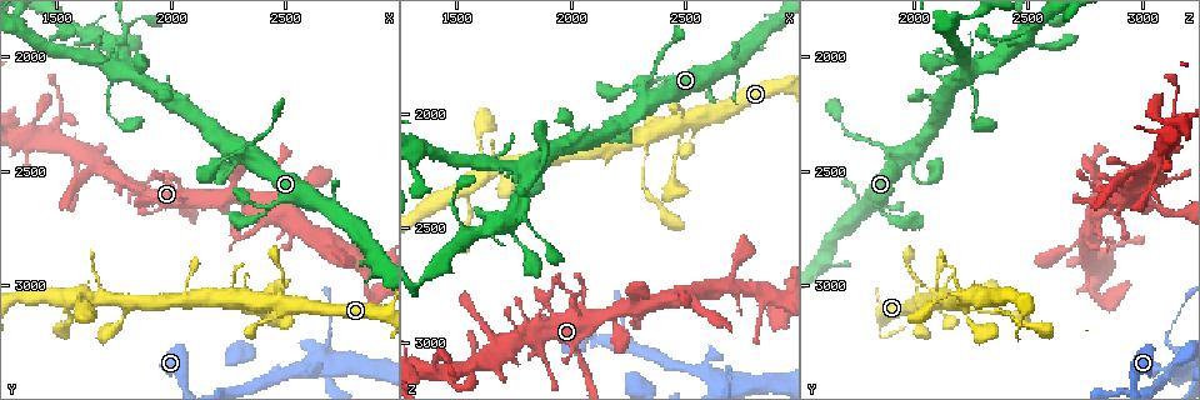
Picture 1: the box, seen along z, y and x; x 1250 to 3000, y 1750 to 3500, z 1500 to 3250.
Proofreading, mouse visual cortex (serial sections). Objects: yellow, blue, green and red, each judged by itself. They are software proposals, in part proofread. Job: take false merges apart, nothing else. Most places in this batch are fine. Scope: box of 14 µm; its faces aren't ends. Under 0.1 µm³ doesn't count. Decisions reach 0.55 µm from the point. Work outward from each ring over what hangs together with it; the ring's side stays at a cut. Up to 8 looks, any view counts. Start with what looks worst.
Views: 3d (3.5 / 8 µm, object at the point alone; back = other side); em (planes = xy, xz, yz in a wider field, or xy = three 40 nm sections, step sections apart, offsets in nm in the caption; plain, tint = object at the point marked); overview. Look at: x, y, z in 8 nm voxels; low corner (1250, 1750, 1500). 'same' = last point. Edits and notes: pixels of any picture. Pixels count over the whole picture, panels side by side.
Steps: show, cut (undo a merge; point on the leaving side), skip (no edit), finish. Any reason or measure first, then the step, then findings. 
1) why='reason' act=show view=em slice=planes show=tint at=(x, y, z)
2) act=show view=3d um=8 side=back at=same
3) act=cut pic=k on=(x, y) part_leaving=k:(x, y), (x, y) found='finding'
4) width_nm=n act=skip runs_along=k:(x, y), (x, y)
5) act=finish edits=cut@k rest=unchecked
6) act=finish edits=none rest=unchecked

why='thick turns thin' act=show view=3d um=3.5 at=(2670, 3270, 3120)

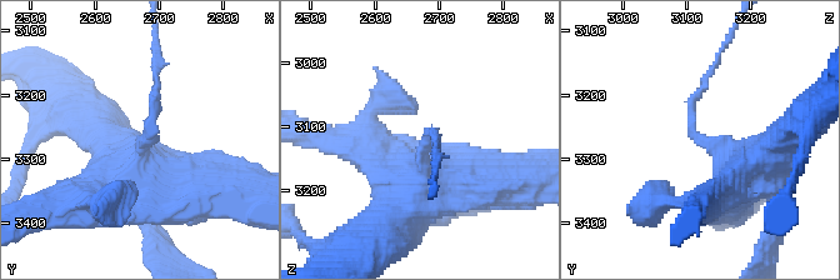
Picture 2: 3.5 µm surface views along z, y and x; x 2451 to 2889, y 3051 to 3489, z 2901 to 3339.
arm_widths_nm=100,600 act=show view=em slice=xy step=3 show=tint at=(2675, 3275, 3130)

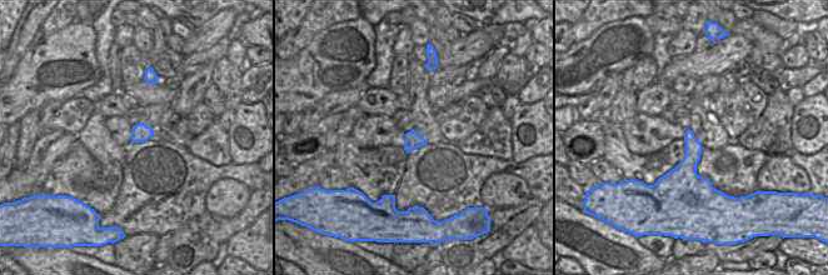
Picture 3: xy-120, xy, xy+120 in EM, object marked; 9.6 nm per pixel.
act=skip runs_along=2:(116, 194), (143, 168), (158, 71) found='all the same cell'

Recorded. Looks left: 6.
why='sudden change in width' act=show view=3d um=8 at=(2400, 2670, 1860)

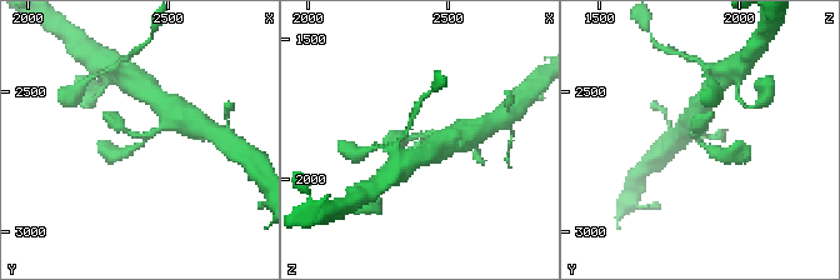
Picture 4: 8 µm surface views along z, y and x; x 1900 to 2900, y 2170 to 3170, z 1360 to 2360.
why='closer look' act=show view=3d um=3.5 side=back at=(2420, 2690, 1860)

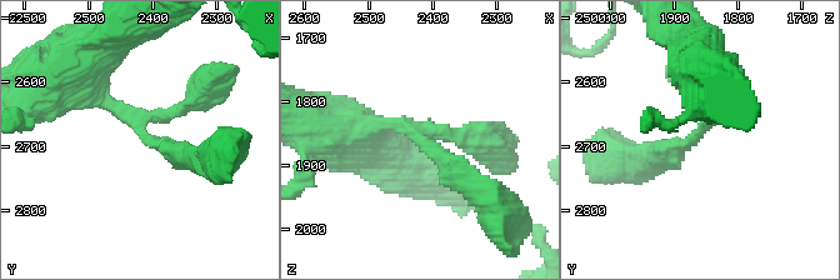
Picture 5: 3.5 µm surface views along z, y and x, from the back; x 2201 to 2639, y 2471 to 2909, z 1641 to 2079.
arms=3 arm_widths_nm=200,200,300 why='need the tissue' act=show view=em slice=xy step=5 show=tint at=(2415, 2685, 1865)

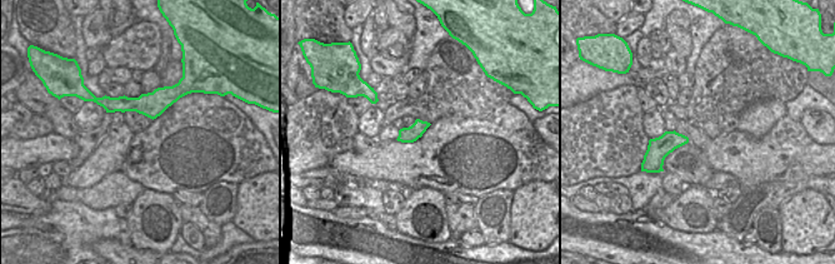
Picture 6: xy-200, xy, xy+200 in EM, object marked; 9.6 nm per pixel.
act=skip runs_along=5:(84, 81), (153, 143), (206, 161) found='all the same cell'

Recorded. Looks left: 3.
why='three arms meet' act=show view=3d um=3.5 side=back at=(1630, 3030, 2210)

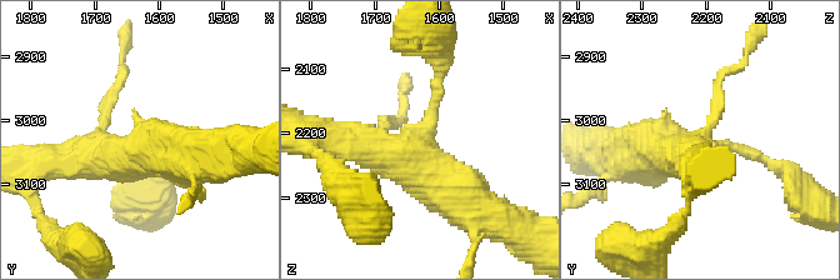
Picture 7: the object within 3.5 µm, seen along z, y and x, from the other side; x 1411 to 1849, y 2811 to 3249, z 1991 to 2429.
act=show view=em slice=xy step=2 show=tint at=same

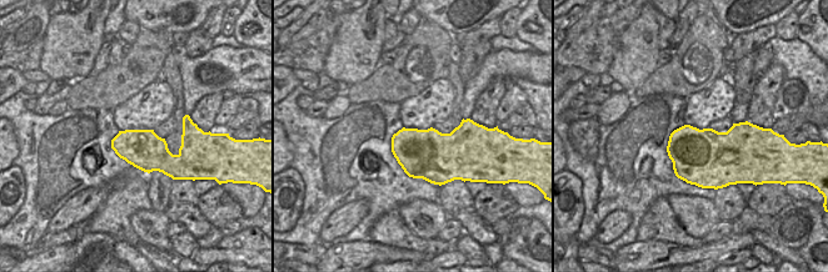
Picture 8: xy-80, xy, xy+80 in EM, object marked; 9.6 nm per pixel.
act=skip runs_along=7:(326, 138), (408, 154), (473, 205) found='one cell here'

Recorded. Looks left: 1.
act=finish edits=none rest=unchecked

